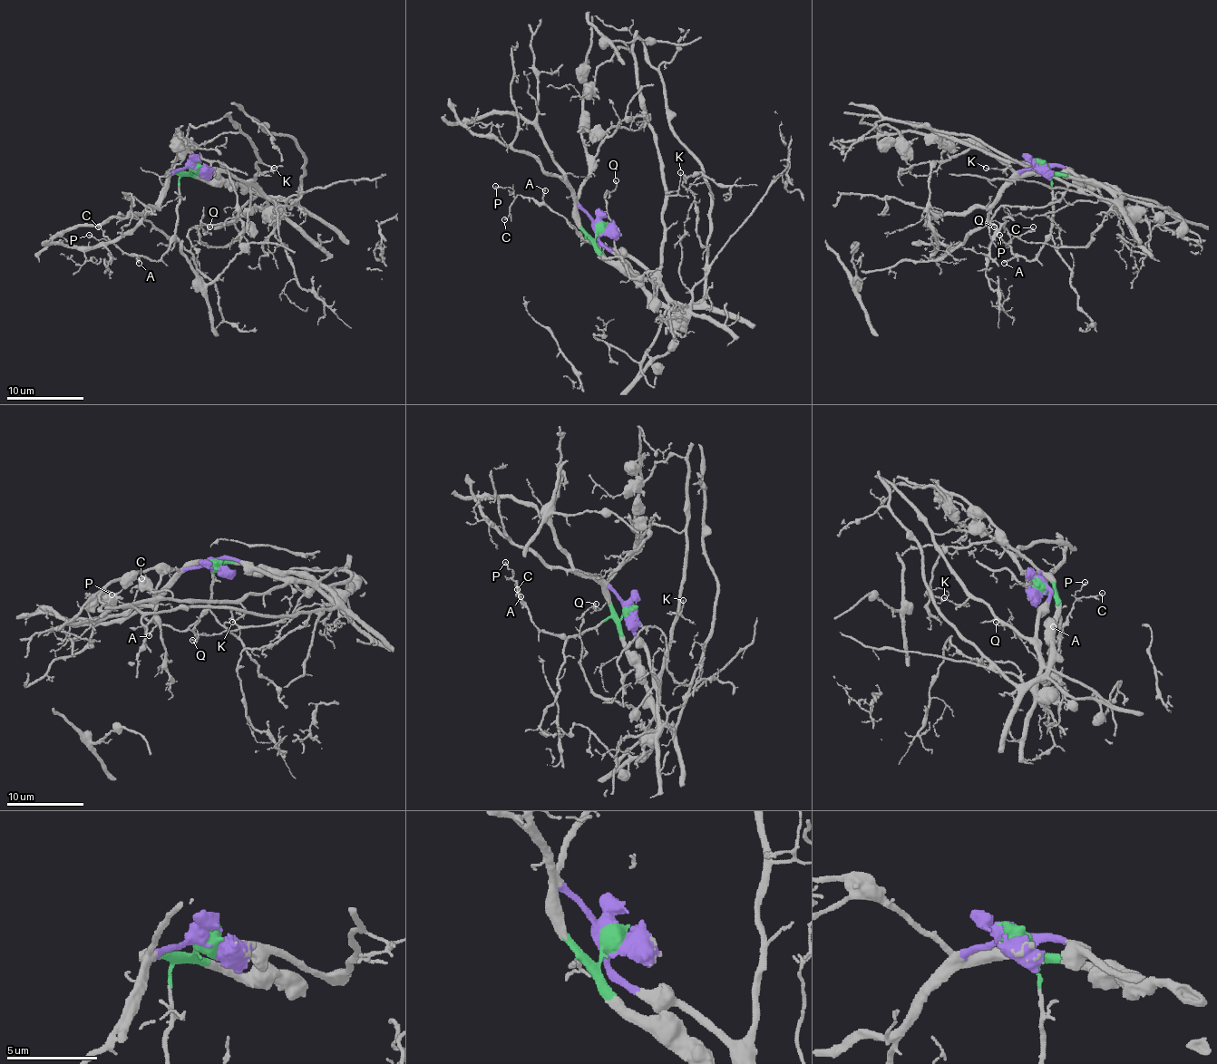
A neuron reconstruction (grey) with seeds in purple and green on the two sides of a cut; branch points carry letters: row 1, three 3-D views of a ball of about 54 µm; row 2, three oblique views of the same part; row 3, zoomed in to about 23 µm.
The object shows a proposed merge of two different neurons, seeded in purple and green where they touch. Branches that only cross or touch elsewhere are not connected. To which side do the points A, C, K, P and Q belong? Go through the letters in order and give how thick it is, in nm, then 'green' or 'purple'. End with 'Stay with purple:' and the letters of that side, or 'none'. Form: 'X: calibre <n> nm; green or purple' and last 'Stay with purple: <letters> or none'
A: calibre 140 nm; green
C: calibre 70 nm; green
K: calibre 100 nm; purple
P: calibre 130 nm; green
Q: calibre 110 nm; purple
Stay with purple: K, Q

